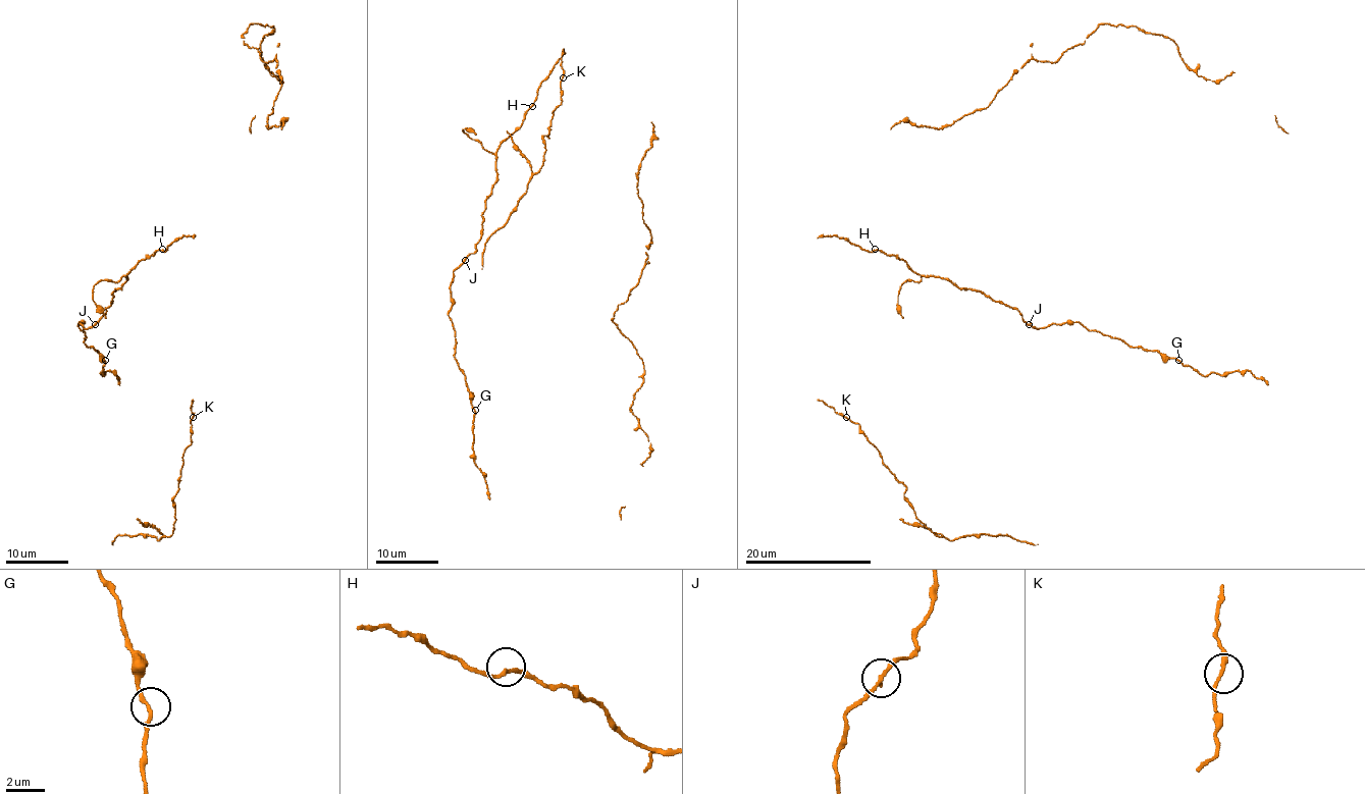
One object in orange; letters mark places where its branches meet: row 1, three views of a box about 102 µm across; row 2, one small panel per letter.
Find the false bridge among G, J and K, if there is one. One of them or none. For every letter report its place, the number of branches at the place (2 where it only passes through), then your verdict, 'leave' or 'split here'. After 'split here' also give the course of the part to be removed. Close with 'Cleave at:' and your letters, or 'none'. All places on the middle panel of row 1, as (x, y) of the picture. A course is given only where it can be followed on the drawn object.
G: at (475, 410); 2 branches meet; leave
J: at (465, 260); 2 branches meet; leave
K: at (563, 77); 2 branches meet; leave
Cleave at: none

